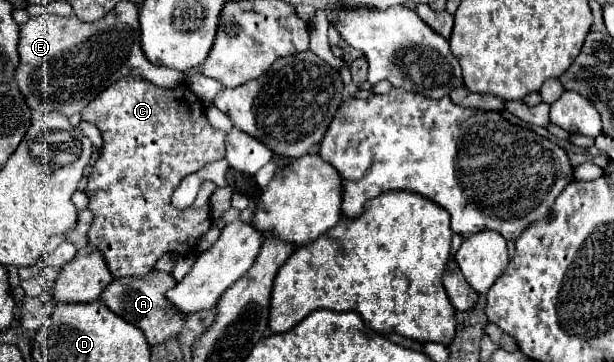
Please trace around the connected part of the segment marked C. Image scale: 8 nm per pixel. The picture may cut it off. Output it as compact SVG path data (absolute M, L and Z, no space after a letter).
M125 77L99 93L81 111L81 117L83 121L93 123L101 131L103 139L99 159L91 167L85 189L85 195L89 197L89 209L93 213L93 223L87 231L87 239L103 253L113 277L141 277L153 271L155 261L165 253L195 251L197 241L211 229L213 223L209 215L209 197L217 185L213 181L205 181L195 203L183 211L171 205L171 193L175 187L179 187L183 177L225 157L225 133L211 127L201 101L185 85L177 89L161 89L149 81L141 81L139 77Z

